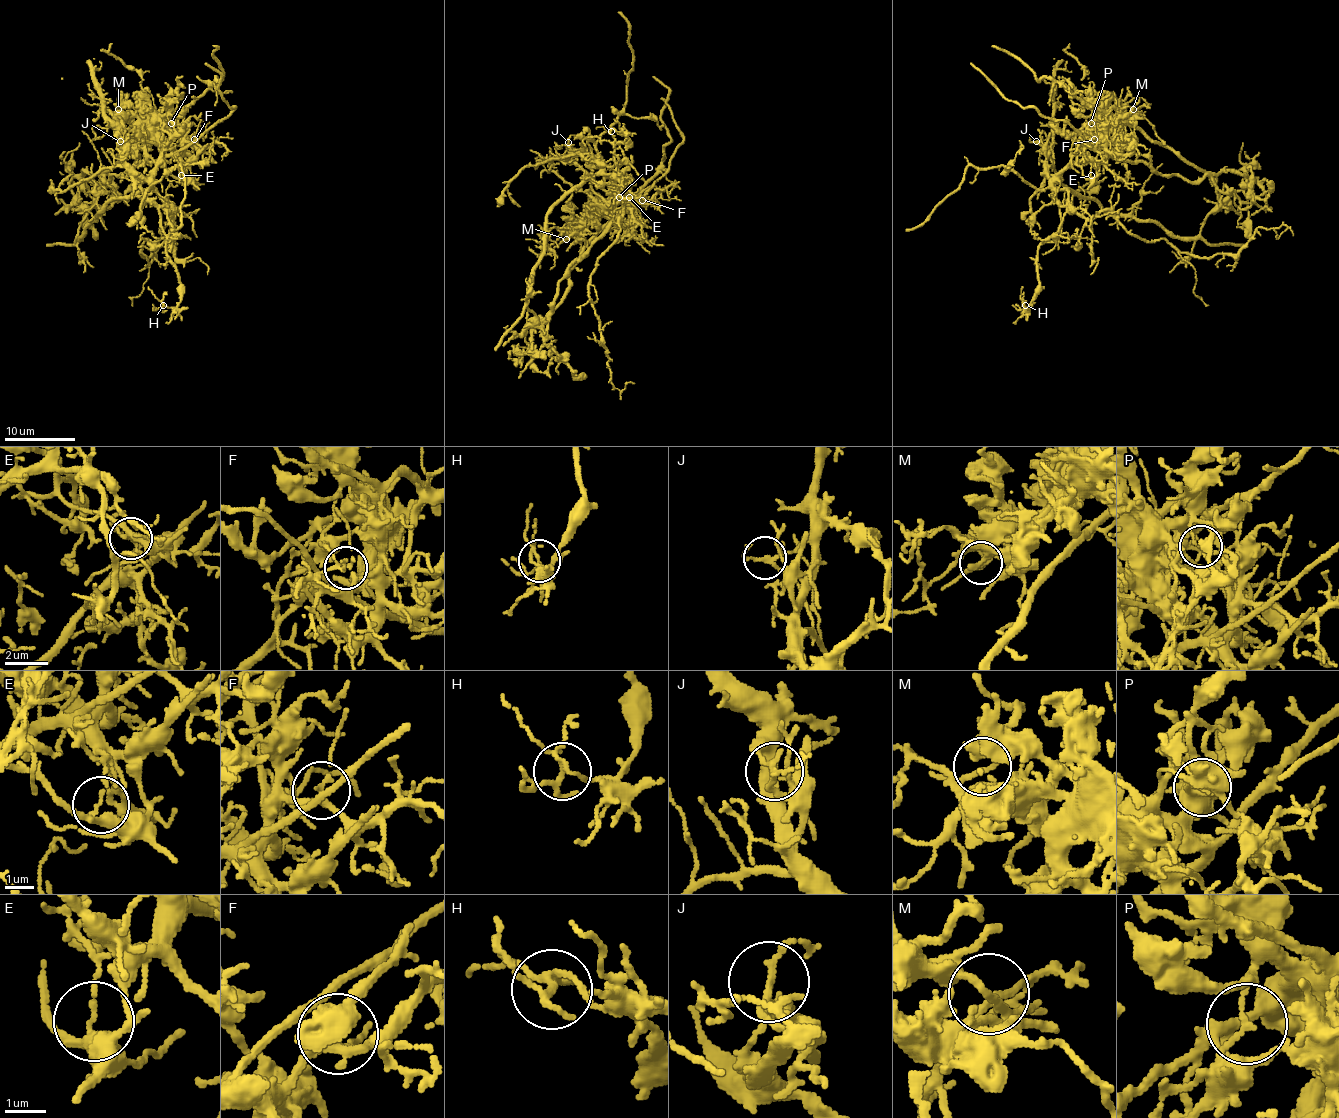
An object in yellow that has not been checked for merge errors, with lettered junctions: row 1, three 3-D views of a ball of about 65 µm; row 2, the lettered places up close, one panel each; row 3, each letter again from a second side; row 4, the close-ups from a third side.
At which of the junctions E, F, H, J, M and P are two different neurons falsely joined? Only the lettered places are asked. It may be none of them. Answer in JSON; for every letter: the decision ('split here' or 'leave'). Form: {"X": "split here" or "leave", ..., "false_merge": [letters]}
{"E": "split here", "F": "leave", "H": "leave", "J": "split here", "M": "leave", "P": "split here", "false_merge": ["E", "J", "P"]}

